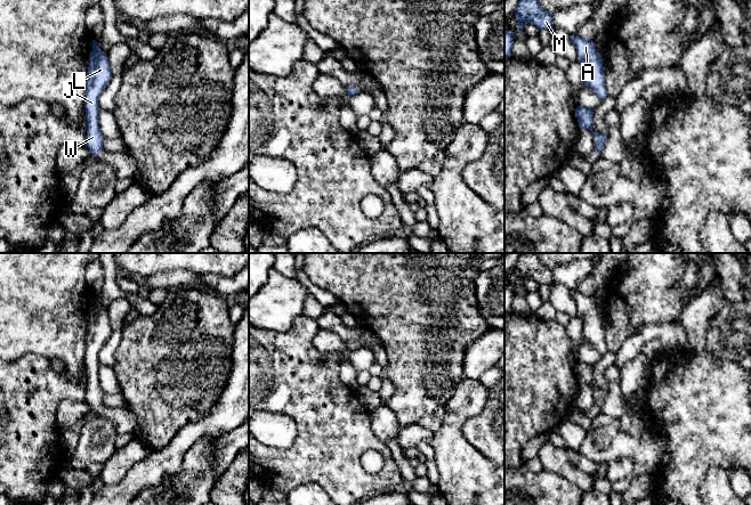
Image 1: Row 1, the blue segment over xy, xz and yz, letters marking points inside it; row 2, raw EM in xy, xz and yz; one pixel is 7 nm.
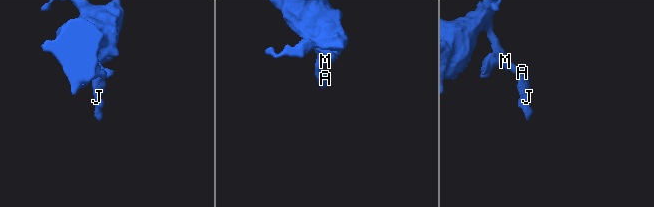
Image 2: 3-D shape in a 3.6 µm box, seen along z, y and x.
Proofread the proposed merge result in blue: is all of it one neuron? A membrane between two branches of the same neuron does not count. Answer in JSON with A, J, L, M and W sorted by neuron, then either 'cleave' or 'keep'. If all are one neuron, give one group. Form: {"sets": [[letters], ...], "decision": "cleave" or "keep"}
{"sets": [["A", "J", "L", "M", "W"]], "decision": "keep"}

